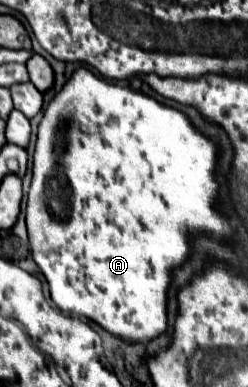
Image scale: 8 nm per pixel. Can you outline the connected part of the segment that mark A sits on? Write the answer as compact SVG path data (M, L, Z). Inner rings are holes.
M84 67L74 71L74 75L68 79L68 83L62 87L62 91L50 101L50 105L46 107L44 117L40 121L38 141L36 141L36 151L34 151L32 185L28 191L28 207L26 207L29 250L36 265L44 273L48 287L50 287L50 297L60 307L60 311L70 313L70 315L78 315L78 317L86 317L90 321L102 325L106 331L114 333L116 337L120 337L124 341L132 341L132 343L146 343L154 335L166 331L166 303L170 269L184 263L186 255L190 253L188 243L186 243L186 233L204 231L204 233L216 235L220 239L232 235L232 227L230 227L228 219L222 217L214 209L214 201L218 197L218 181L214 177L214 169L216 169L216 145L212 141L208 141L204 135L198 135L192 129L192 125L188 123L188 117L184 113L180 113L174 107L166 107L152 97L146 97L146 95L136 93L132 89L114 85ZM172 147L182 153L166 153ZM136 191L138 193L148 191L148 199L128 199L128 195L132 195Z

